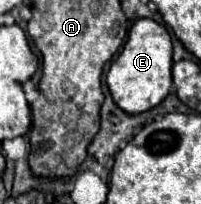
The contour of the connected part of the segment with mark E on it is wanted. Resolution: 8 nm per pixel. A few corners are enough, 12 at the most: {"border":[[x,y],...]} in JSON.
{"border":[[137,20],[107,72],[119,108],[139,114],[171,90],[171,36]]}

